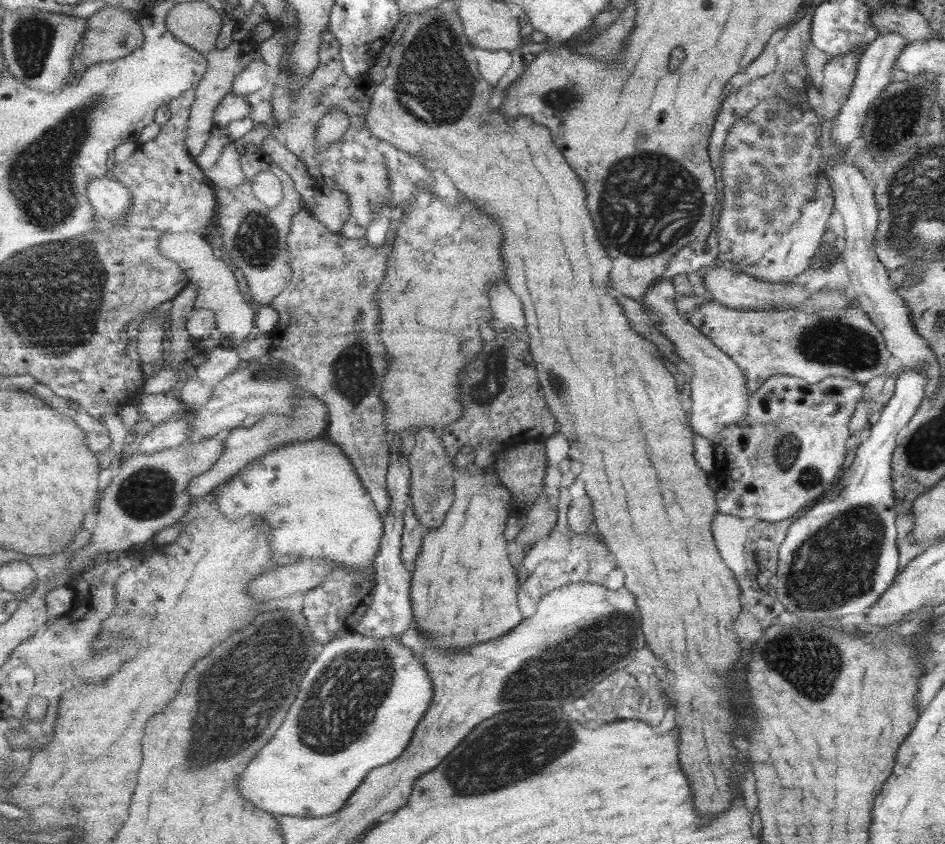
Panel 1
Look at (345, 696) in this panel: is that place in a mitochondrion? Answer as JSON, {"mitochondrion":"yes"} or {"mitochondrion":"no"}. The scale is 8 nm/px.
{"mitochondrion":"yes"}

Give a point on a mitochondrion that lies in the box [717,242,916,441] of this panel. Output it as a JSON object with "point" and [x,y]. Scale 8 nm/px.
{"point":[829,341]}

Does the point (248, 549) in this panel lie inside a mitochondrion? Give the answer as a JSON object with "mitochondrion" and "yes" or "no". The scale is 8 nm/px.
{"mitochondrion":"no"}

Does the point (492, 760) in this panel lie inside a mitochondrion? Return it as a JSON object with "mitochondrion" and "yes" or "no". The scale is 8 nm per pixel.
{"mitochondrion":"yes"}

